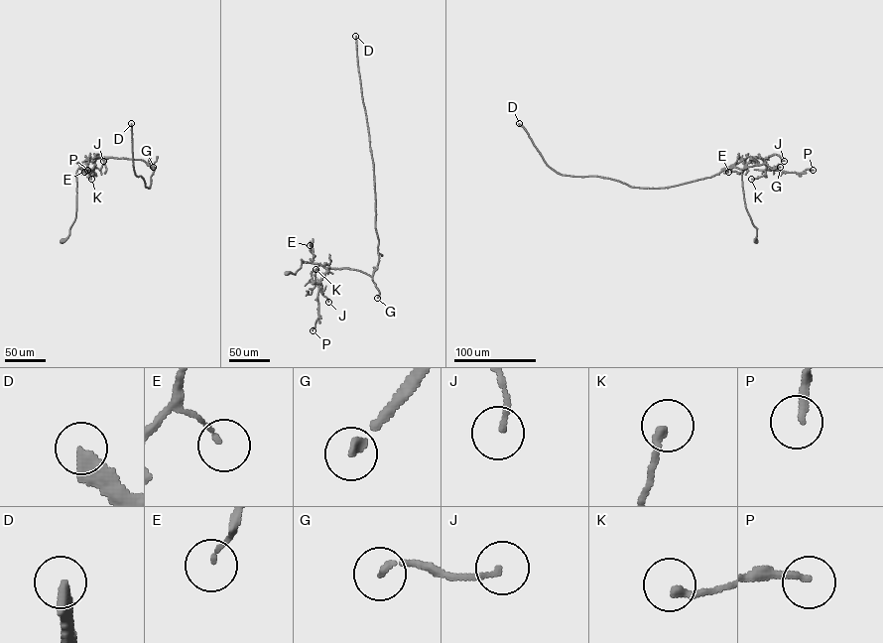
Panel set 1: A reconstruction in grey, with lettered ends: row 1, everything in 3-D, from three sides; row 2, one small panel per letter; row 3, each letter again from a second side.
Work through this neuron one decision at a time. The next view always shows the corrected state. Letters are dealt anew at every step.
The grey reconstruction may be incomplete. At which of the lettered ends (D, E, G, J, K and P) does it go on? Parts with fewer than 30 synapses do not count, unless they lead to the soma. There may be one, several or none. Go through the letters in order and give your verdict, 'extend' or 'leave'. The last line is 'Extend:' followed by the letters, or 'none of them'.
D: extend
E: leave
G: extend
J: leave
K: leave
P: leave
Extend: D, G

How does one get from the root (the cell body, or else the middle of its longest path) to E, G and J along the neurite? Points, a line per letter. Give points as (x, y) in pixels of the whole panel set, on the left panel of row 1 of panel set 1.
E: (63, 240), (68, 236), (75, 216), (76, 173), (87, 159), (84, 172)
G: (63, 240), (75, 216), (76, 173), (81, 163), (96, 157), (115, 157), (142, 160), (153, 167)
J: (63, 240), (68, 236), (75, 216), (77, 169), (87, 159), (102, 157), (96, 159), (98, 154), (103, 161)

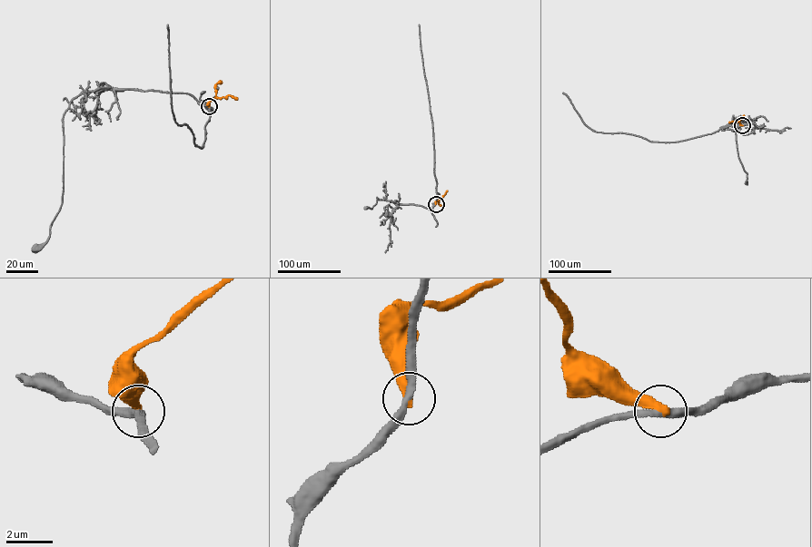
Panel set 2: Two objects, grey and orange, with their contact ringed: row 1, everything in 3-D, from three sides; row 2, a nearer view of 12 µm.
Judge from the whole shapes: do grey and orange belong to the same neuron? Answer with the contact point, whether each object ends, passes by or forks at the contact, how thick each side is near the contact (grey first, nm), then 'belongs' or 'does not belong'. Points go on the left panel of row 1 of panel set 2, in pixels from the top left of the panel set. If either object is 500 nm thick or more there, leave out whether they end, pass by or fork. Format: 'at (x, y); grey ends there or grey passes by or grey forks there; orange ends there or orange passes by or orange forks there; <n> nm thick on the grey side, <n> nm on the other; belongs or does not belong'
at (209, 106); grey passes by; orange ends there; 300 nm thick on the grey side, 420 nm on the other; does not belong

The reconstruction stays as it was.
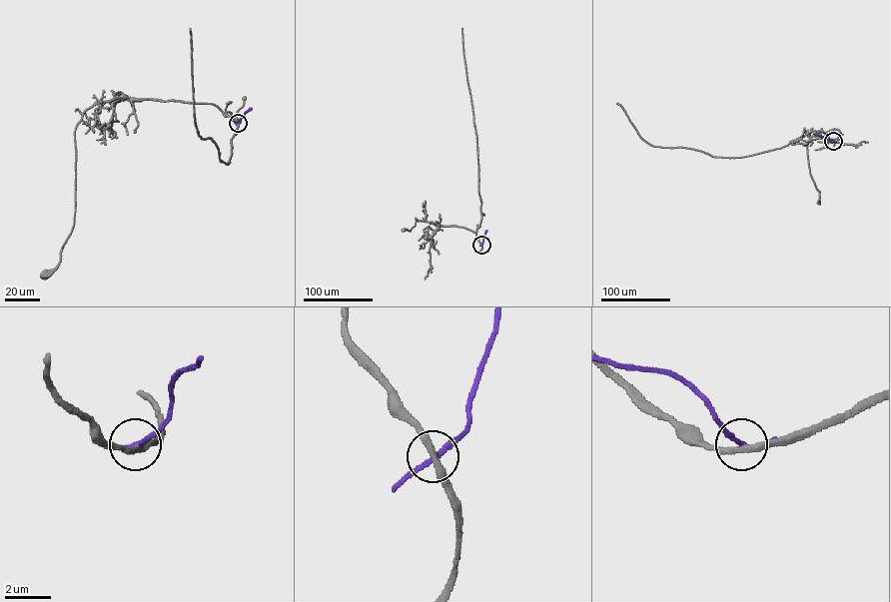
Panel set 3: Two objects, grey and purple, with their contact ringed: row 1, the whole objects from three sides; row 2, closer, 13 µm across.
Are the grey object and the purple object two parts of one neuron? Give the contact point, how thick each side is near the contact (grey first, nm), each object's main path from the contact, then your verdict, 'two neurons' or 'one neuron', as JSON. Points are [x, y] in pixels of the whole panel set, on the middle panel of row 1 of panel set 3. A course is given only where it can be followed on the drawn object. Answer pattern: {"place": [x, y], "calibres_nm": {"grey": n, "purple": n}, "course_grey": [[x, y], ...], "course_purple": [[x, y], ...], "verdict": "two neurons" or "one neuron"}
{"place": [481, 245], "calibres_nm": {"grey": 300, "purple": 200}, "course_grey": [[481, 245], [475, 233], [464, 228], [437, 227], [416, 218], [410, 231], [404, 230]], "course_purple": [[481, 245], [486, 230]], "verdict": "two neurons"}

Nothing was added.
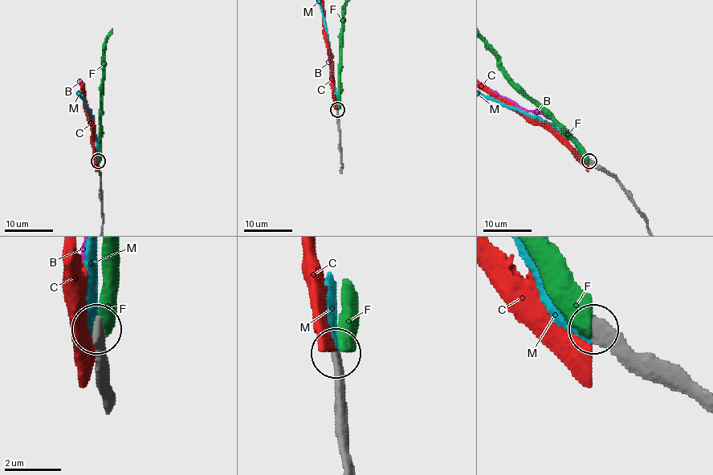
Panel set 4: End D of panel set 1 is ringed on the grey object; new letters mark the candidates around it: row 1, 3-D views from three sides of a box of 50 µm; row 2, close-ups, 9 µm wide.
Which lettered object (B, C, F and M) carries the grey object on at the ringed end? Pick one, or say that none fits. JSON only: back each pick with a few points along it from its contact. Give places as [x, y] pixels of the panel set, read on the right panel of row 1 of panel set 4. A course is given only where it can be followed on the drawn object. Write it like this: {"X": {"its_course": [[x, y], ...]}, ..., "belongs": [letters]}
{"belongs": ["M"]}

